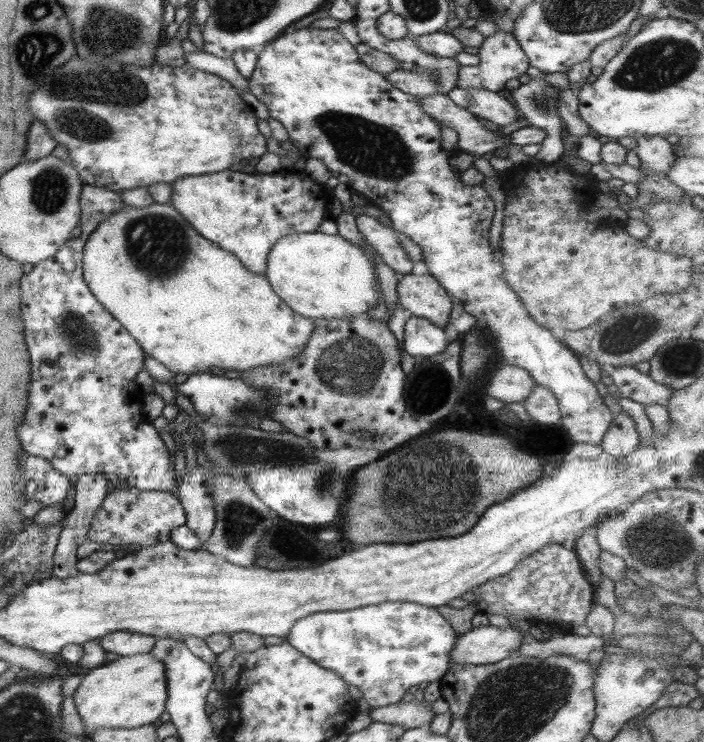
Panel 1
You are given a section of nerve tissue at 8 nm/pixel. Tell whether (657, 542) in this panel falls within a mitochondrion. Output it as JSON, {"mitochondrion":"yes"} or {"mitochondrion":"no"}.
{"mitochondrion":"yes"}

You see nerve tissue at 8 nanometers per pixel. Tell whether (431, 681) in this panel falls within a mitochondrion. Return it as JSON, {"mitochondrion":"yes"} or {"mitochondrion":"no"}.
{"mitochondrion":"no"}

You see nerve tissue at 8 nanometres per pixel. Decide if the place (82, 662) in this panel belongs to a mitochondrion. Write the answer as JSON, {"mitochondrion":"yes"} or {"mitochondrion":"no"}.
{"mitochondrion":"no"}

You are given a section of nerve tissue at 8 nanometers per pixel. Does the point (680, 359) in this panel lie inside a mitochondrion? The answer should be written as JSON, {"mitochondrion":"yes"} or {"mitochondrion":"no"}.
{"mitochondrion":"yes"}

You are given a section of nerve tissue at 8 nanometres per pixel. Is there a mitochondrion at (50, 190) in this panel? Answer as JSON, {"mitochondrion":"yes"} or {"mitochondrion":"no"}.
{"mitochondrion":"yes"}

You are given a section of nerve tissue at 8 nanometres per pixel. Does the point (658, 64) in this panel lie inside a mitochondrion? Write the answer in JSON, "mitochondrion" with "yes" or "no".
{"mitochondrion":"yes"}

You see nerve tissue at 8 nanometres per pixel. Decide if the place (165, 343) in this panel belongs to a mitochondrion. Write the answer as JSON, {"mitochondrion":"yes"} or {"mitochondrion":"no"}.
{"mitochondrion":"no"}

